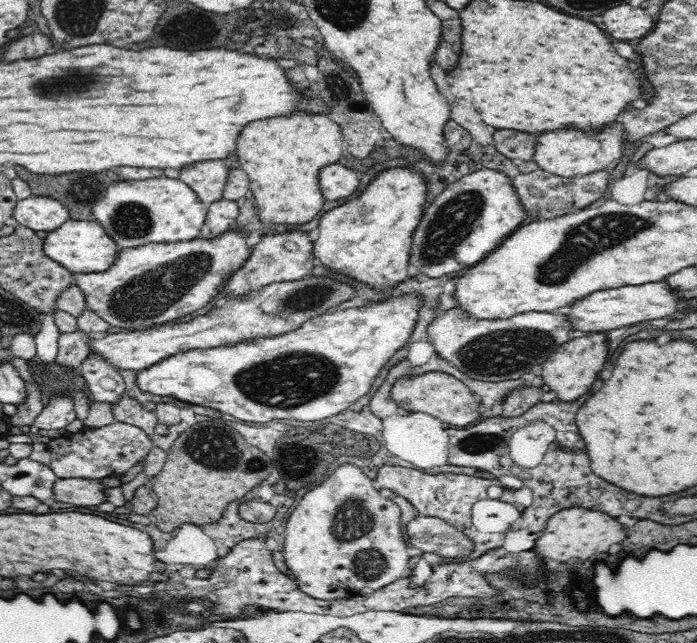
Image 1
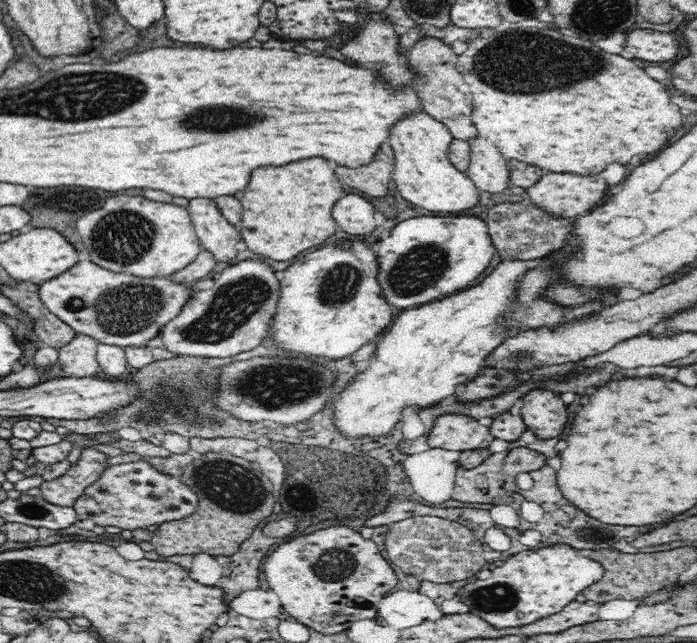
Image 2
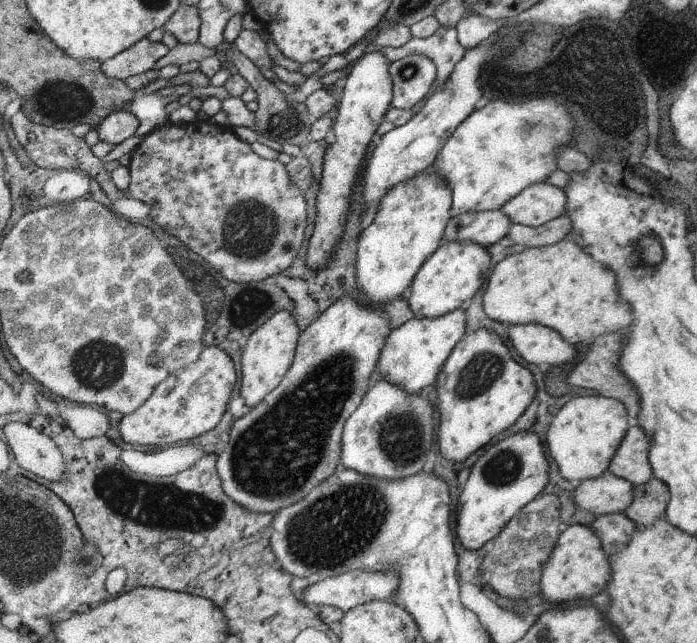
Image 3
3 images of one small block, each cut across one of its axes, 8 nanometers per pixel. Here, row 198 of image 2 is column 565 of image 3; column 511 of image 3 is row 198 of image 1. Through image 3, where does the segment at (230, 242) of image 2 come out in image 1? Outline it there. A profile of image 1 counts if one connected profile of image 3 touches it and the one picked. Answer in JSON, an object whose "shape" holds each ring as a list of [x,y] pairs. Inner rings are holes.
{"shape":[[[204,160],[180,170],[179,179],[204,203],[214,203],[223,198],[228,166],[224,160]]]}

